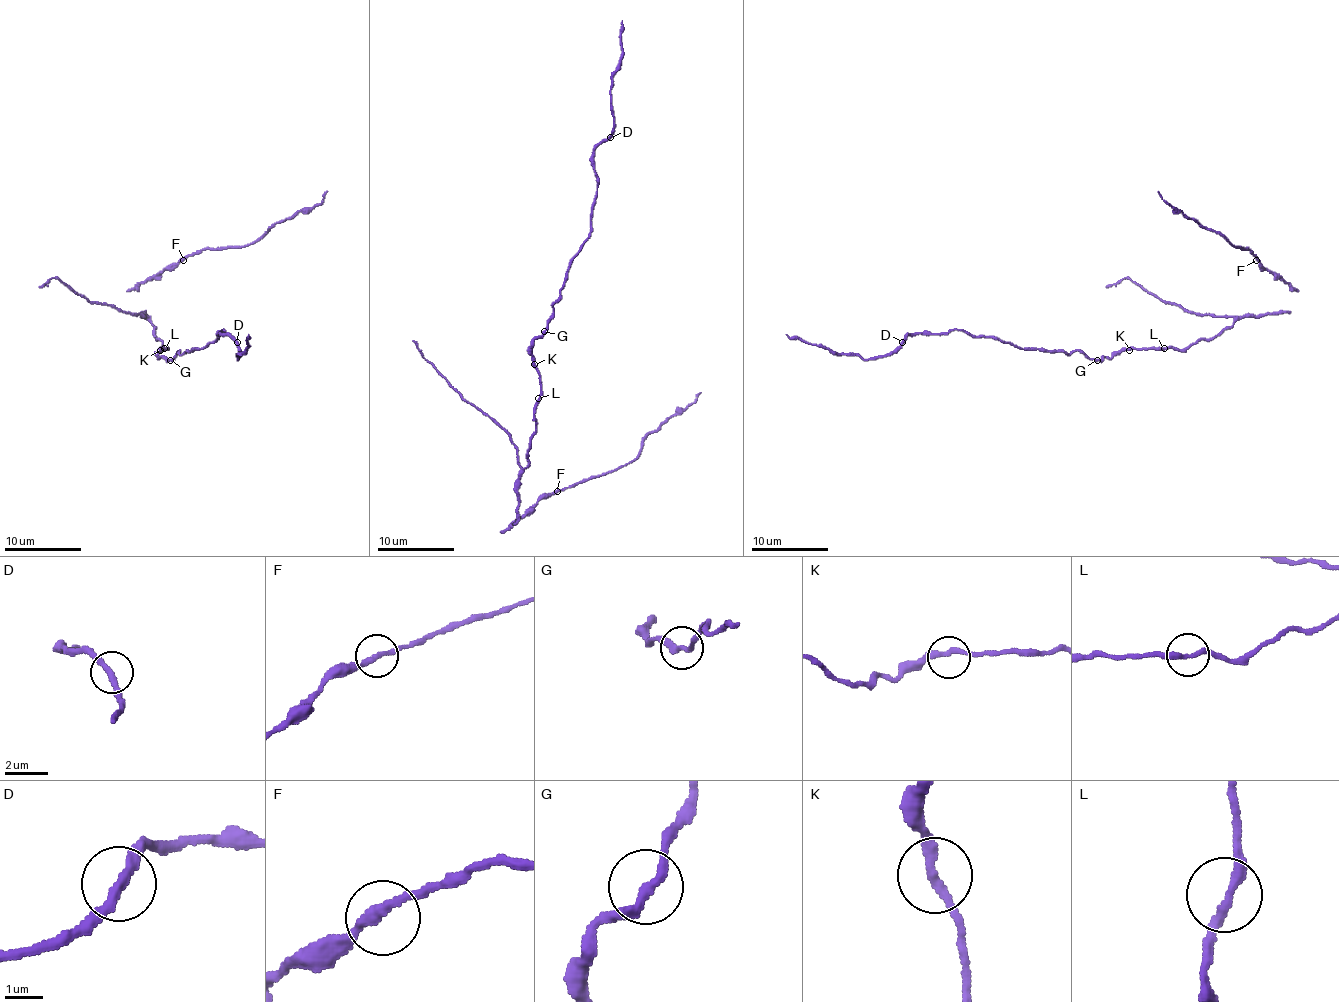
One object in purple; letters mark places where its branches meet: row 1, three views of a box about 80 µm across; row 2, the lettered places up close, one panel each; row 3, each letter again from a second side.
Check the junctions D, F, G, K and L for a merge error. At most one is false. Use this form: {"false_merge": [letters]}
{"false_merge": []}

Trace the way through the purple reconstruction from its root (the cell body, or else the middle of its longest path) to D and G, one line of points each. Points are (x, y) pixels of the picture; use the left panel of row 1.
D: (166, 348), (159, 356), (172, 360), (180, 350), (182, 354), (203, 348), (224, 329), (220, 333), (237, 342)
G: (166, 348), (160, 350), (159, 356), (170, 360)

